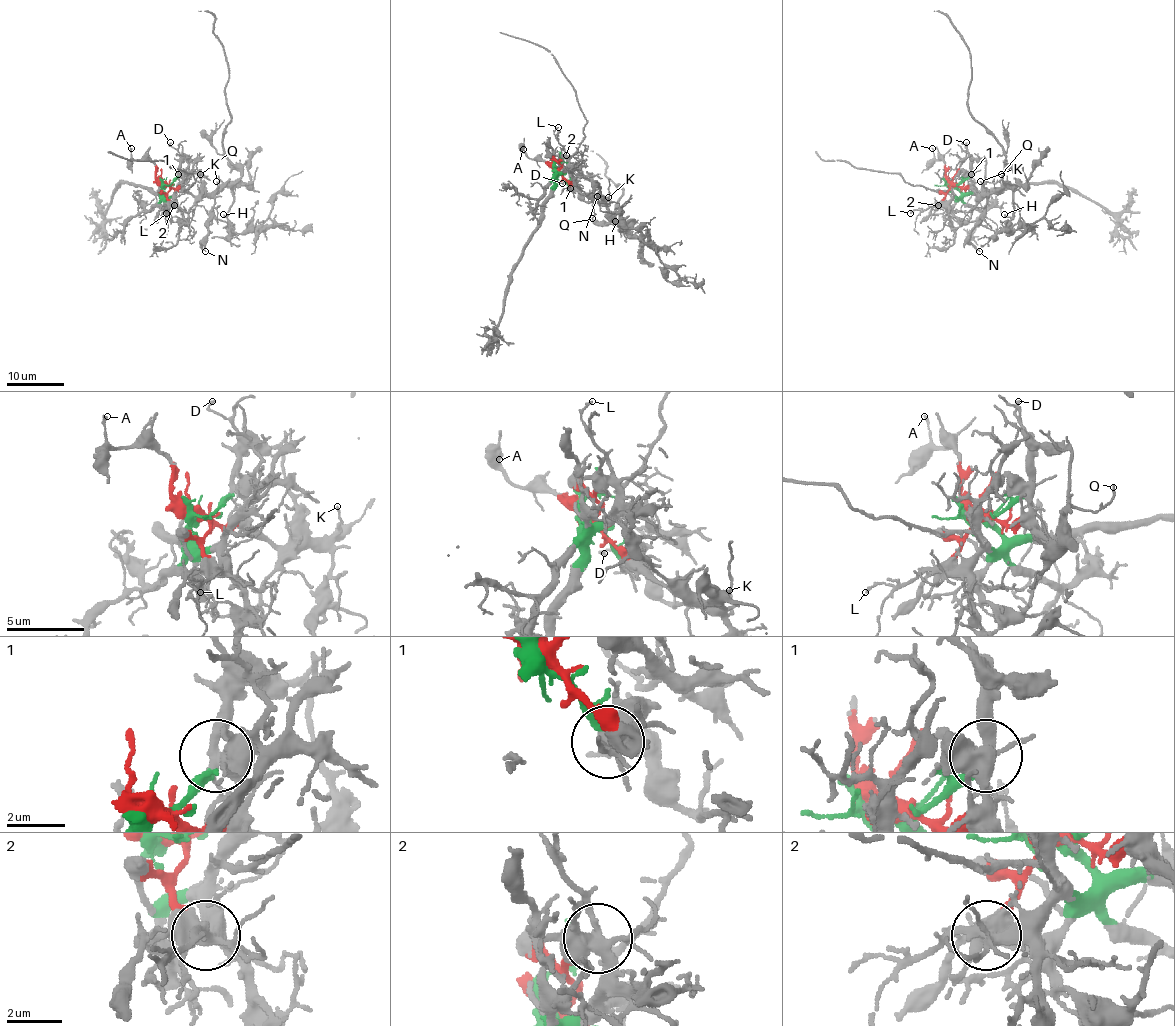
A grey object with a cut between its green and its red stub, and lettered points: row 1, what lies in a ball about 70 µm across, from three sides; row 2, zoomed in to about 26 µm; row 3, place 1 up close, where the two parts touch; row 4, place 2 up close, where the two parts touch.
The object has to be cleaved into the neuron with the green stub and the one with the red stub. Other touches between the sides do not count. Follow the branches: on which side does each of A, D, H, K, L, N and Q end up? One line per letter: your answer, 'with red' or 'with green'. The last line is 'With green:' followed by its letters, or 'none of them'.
A: with red
D: with green
H: with red
K: with red
L: with green
N: with red
Q: with red
With green: D, L

